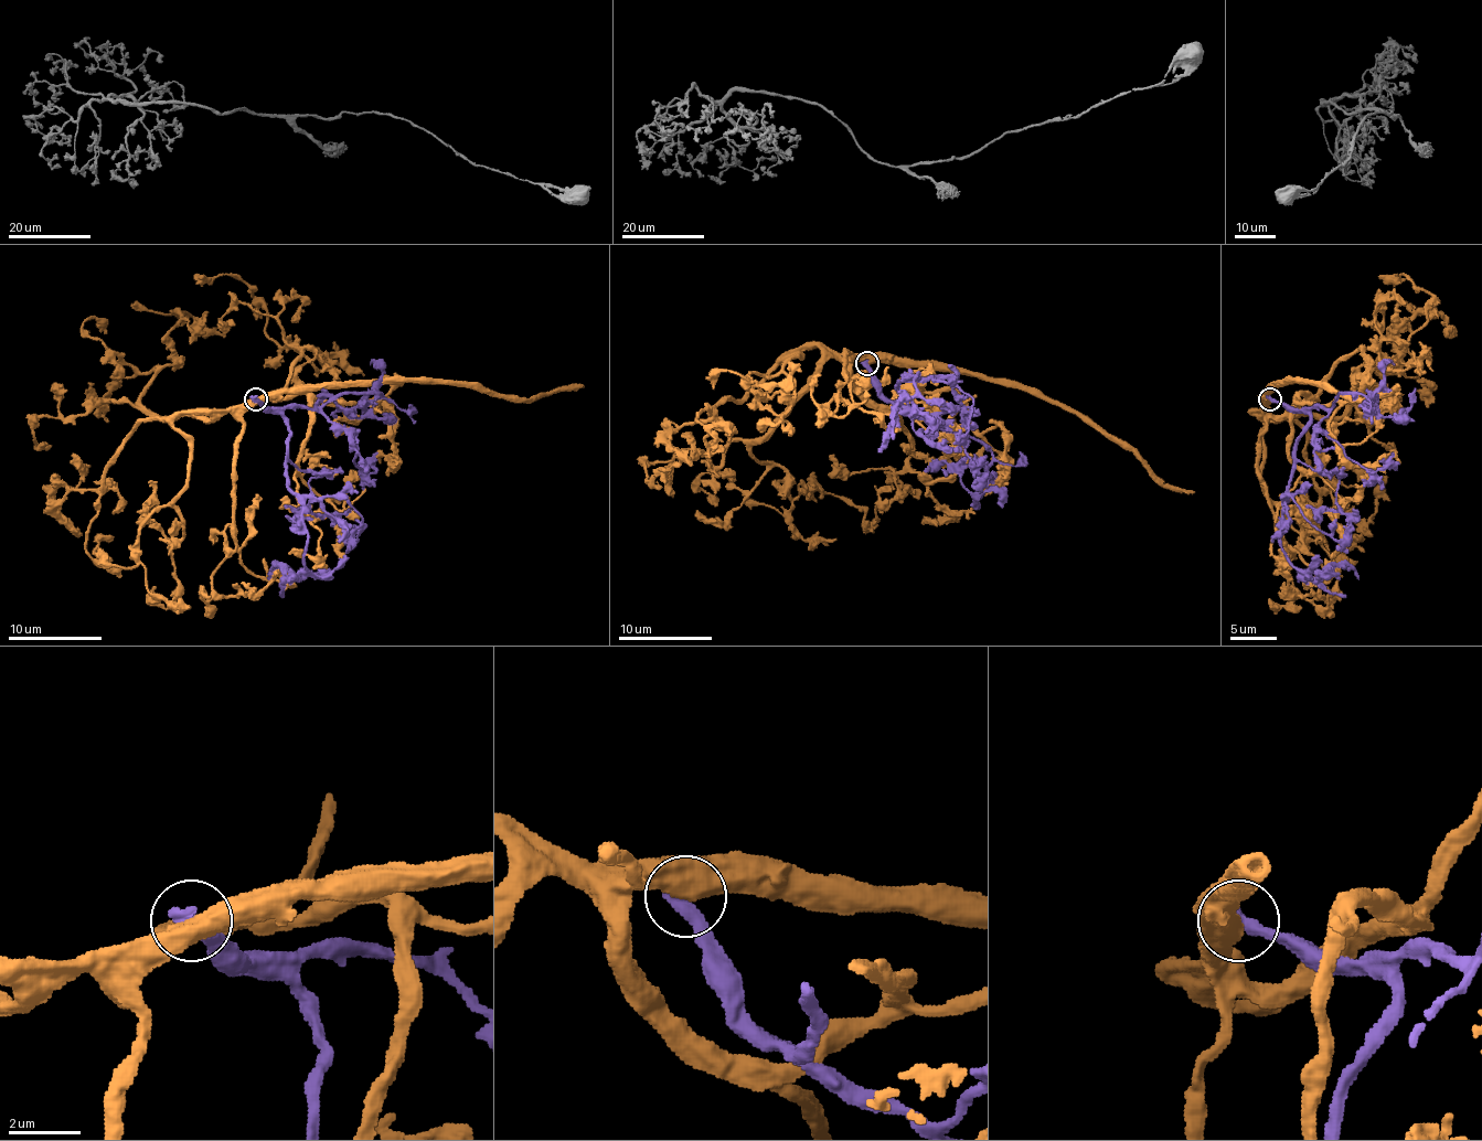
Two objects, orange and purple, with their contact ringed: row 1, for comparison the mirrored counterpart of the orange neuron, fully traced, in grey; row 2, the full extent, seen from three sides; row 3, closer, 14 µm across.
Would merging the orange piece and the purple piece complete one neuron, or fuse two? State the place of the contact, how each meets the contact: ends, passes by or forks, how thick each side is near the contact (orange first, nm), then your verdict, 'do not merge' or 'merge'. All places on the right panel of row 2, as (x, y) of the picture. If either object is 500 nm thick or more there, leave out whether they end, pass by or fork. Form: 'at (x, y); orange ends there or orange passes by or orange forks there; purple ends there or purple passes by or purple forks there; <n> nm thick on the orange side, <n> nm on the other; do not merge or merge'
at (1269, 398); 500 nm thick on the orange side, 480 nm on the other; do not merge

